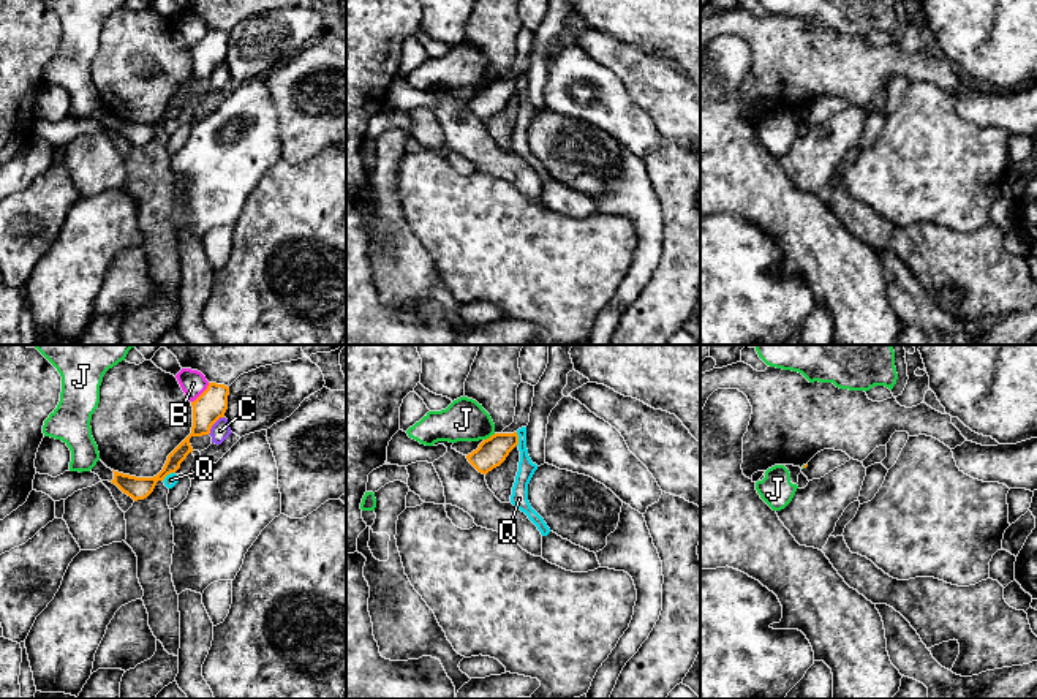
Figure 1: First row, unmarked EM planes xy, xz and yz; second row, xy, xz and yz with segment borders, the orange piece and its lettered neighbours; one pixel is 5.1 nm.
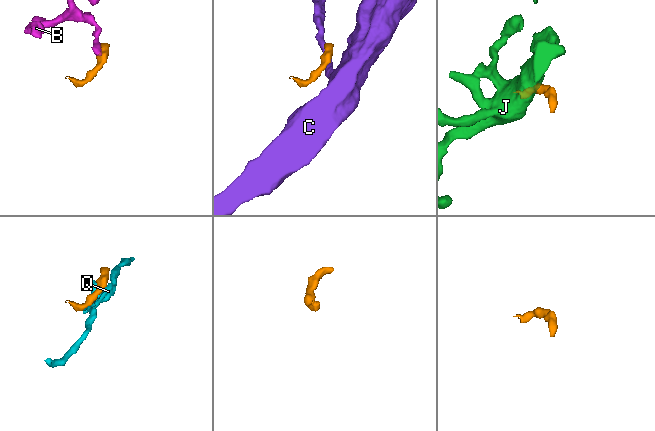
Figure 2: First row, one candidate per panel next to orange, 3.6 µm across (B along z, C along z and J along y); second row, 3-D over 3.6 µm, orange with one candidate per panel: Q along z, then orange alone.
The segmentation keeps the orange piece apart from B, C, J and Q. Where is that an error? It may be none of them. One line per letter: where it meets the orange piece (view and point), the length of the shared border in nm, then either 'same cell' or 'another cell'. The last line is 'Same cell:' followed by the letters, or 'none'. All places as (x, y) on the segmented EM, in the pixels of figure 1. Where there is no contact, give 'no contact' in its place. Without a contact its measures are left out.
B: xy (203, 392) | 140 nm | another cell
C: xy (214, 423) | 130 nm | another cell
J: xz (490, 437) | 70 nm | another cell
Q: xy (168, 473) | 80 nm | another cell
Same cell: none

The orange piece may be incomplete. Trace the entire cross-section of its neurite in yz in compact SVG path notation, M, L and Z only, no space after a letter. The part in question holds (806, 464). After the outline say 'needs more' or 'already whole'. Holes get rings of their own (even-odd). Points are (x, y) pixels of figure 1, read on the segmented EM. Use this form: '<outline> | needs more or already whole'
M824 449L803 467L801 473L808 481L820 479L849 460L850 457L843 451Z | needs more

